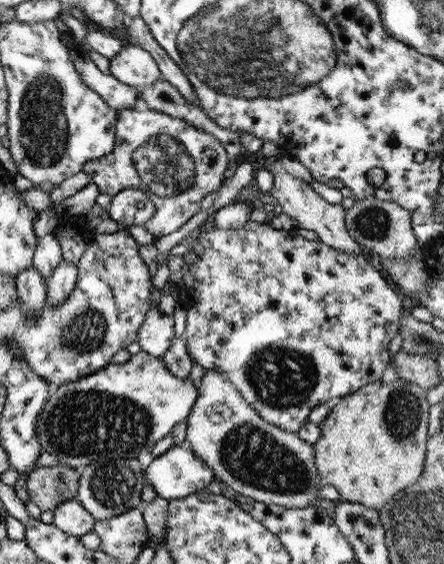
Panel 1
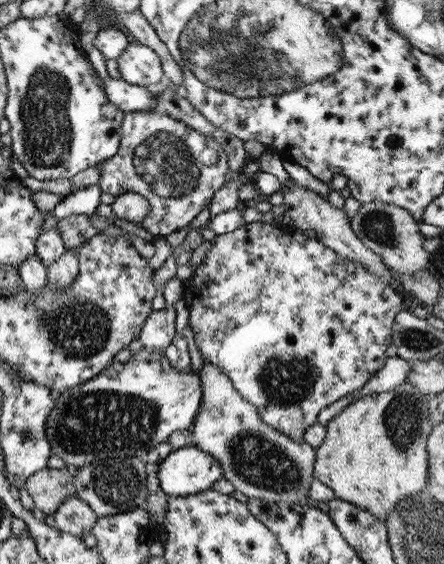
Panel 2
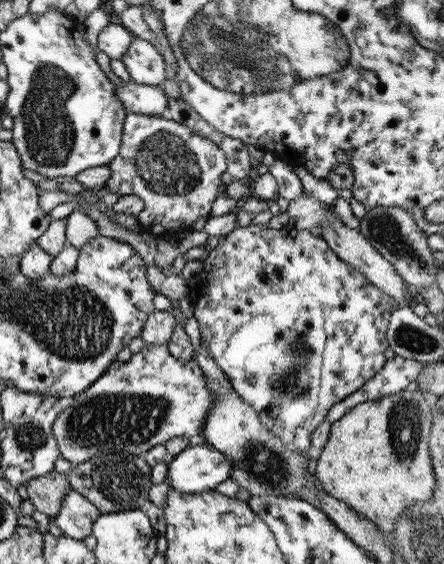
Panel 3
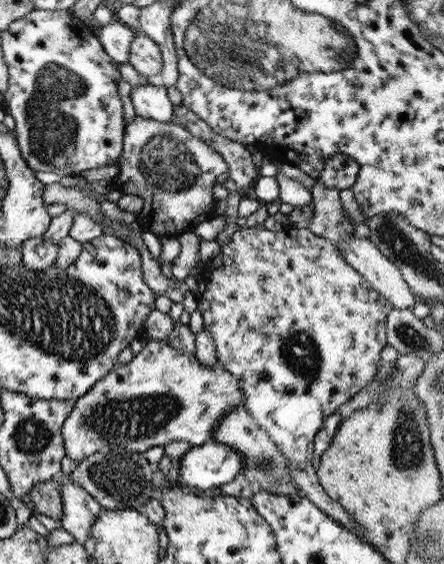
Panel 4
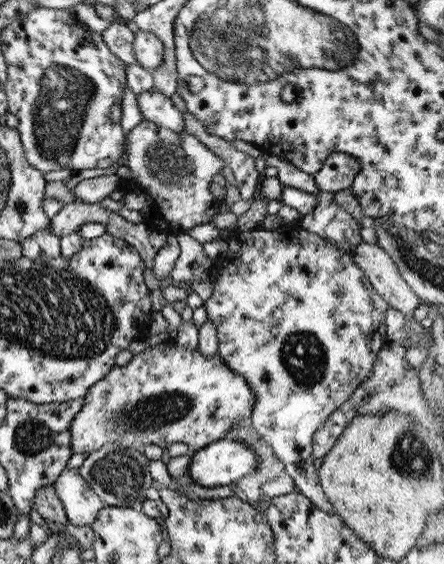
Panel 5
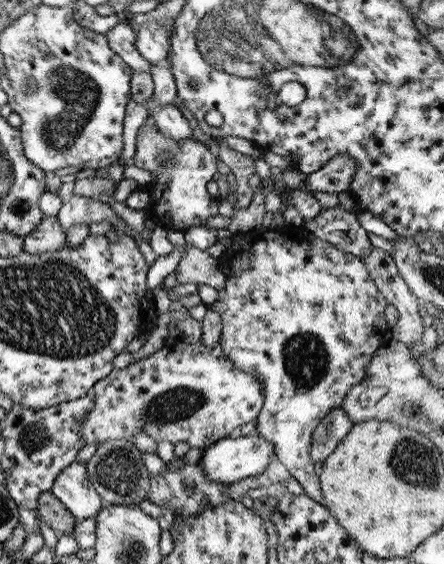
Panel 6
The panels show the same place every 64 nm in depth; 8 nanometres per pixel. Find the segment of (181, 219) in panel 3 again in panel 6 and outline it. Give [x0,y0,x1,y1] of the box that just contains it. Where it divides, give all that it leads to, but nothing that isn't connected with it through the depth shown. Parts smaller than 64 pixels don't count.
[133,125,219,231]

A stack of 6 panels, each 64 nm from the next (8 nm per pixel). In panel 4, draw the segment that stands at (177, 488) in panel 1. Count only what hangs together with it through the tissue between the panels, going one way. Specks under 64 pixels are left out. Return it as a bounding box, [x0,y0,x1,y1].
[176,440,242,491]

